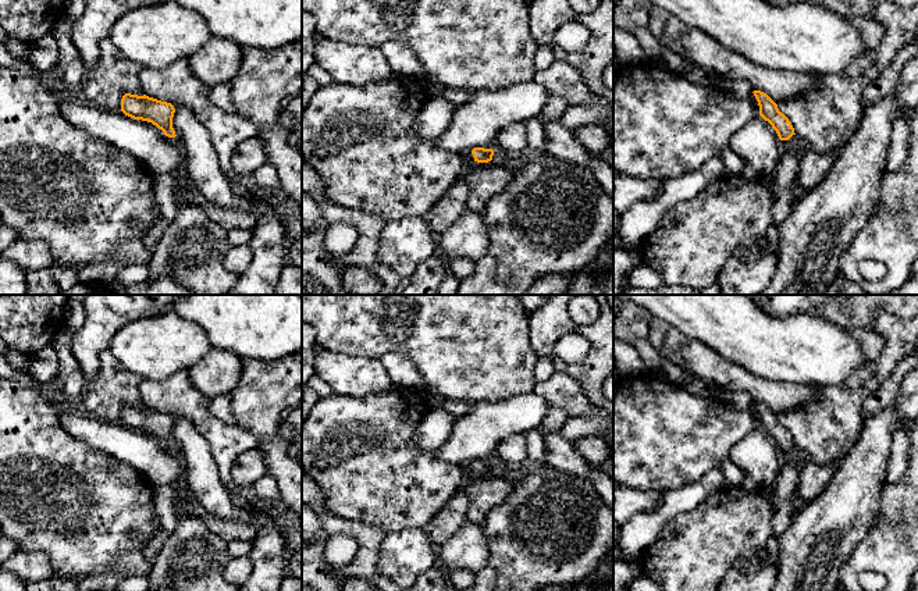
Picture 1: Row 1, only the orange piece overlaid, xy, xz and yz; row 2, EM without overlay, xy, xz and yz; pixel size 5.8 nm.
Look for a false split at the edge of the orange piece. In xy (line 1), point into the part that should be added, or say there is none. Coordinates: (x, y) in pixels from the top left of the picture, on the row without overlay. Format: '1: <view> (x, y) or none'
1: none

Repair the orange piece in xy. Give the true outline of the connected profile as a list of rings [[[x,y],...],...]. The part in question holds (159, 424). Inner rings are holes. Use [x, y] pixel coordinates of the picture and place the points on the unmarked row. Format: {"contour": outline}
{"contour": [[[125,405],[121,410],[121,423],[134,430],[152,434],[168,449],[175,449],[172,428],[175,420],[171,414],[161,413],[146,406]]]}

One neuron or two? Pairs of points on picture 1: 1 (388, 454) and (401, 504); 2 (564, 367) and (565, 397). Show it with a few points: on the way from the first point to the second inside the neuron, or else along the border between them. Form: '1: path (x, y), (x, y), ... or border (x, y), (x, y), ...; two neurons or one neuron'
1: path (388, 466), (388, 480), (399, 491); one neuron
2: border (557, 370), (572, 377), (586, 397); two neurons

